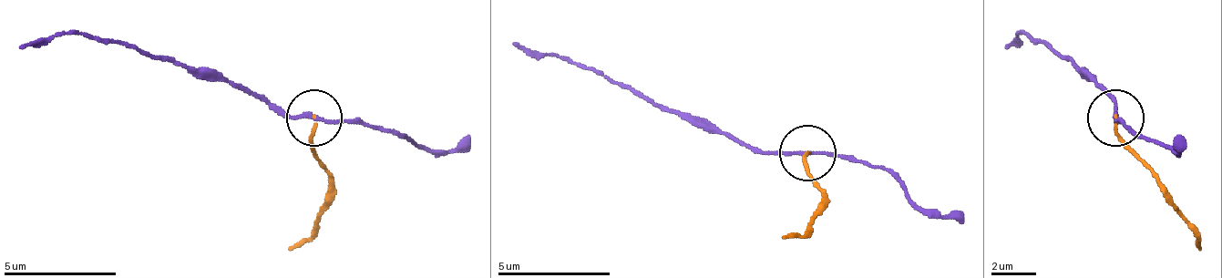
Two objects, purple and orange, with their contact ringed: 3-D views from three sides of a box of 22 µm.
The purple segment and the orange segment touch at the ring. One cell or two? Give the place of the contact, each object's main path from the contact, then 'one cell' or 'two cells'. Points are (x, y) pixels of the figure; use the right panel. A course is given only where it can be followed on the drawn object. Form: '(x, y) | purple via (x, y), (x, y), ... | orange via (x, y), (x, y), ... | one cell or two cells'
(1115, 118) | purple via (1116, 116), (1116, 105), (1027, 32), (1004, 48) | orange via (1116, 116), (1123, 144), (1150, 172), (1173, 211), (1196, 234), (1201, 251) | two cells

